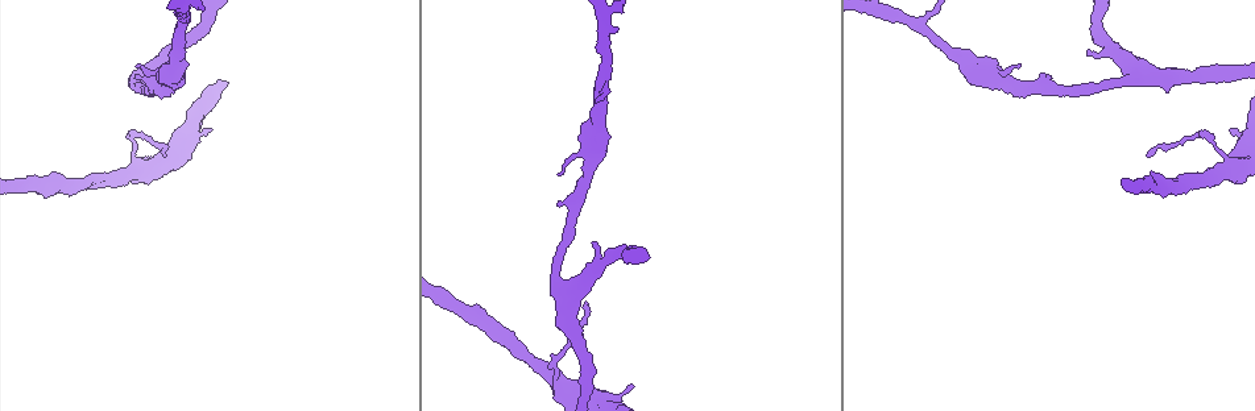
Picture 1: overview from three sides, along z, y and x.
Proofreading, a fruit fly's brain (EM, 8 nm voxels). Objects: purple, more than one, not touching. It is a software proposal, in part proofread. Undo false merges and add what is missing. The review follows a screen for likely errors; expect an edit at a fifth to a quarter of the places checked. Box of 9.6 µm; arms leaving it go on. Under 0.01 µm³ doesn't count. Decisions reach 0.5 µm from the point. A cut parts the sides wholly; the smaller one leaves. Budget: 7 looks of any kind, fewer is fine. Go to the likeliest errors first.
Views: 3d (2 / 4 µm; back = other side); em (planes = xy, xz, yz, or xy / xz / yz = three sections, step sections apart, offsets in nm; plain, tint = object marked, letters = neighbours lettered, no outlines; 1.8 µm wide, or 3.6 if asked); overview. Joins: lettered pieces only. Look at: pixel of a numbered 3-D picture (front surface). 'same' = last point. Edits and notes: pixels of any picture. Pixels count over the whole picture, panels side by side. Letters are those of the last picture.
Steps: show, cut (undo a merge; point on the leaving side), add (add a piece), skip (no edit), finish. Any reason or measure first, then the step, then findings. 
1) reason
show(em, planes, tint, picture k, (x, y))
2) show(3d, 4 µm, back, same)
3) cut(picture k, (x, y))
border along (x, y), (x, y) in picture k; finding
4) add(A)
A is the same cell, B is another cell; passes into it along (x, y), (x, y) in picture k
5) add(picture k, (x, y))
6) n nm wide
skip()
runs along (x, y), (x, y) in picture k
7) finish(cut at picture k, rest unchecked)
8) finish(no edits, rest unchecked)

tapers out
show(em, planes, letters, picture 1, (211, 128))

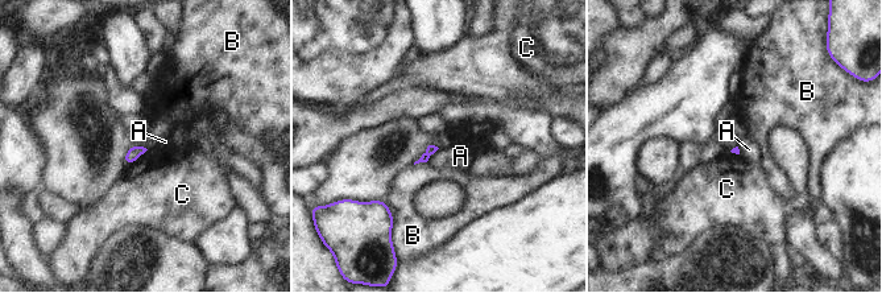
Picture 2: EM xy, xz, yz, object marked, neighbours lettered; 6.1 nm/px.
skip()
A, B and C are other cells; border along (438, 148), (426, 161) in picture 2; no lettered piece goes on from it

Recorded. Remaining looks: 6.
branch stops here
show(em, xz, step 4, letters, picture 1, (1090, 53))

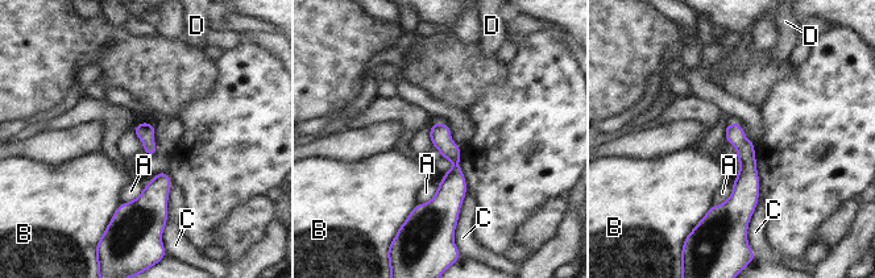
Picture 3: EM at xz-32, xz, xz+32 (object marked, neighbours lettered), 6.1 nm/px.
cut it another way
show(em, planes, letters, same)

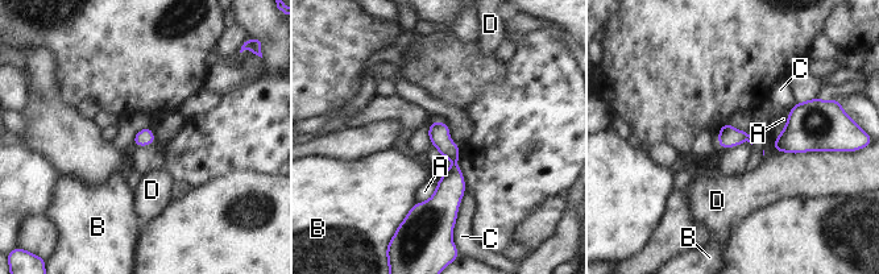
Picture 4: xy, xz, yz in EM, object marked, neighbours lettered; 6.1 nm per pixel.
skip()
A, B, C and D are other cells; border along (825, 150), (776, 153) in picture 4; none of them fits

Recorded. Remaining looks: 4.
a fork
show(em, yz, step 8, plain, picture 1, (919, 26))

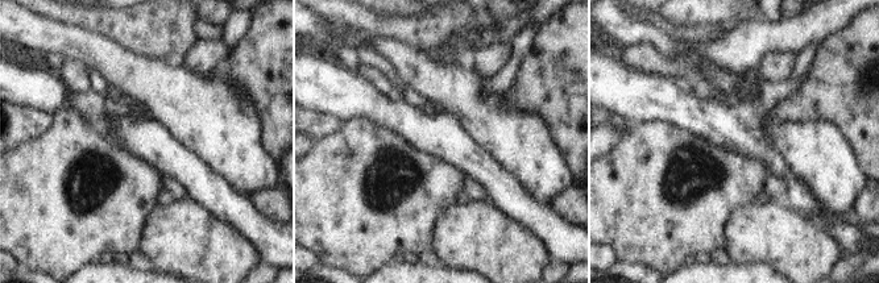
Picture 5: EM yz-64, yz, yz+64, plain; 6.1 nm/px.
show(em, yz, step 8, letters, same)

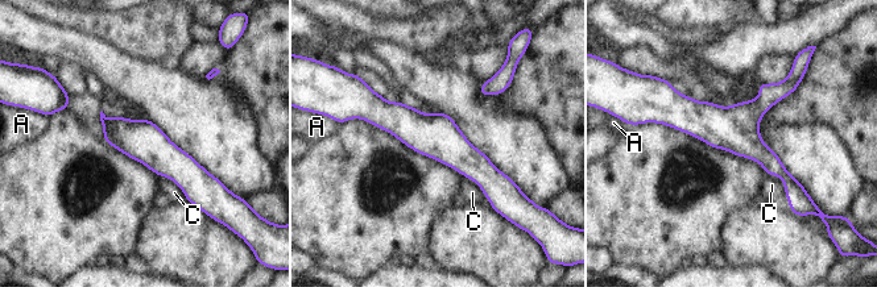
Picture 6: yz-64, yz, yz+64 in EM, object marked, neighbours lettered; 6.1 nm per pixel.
C touches over 220 nm
skip()
A and C are other cells; border along (147, 117), (137, 120) in picture 6; continuous, no second neuron

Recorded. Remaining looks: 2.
finish(no edits, rest unchecked)

